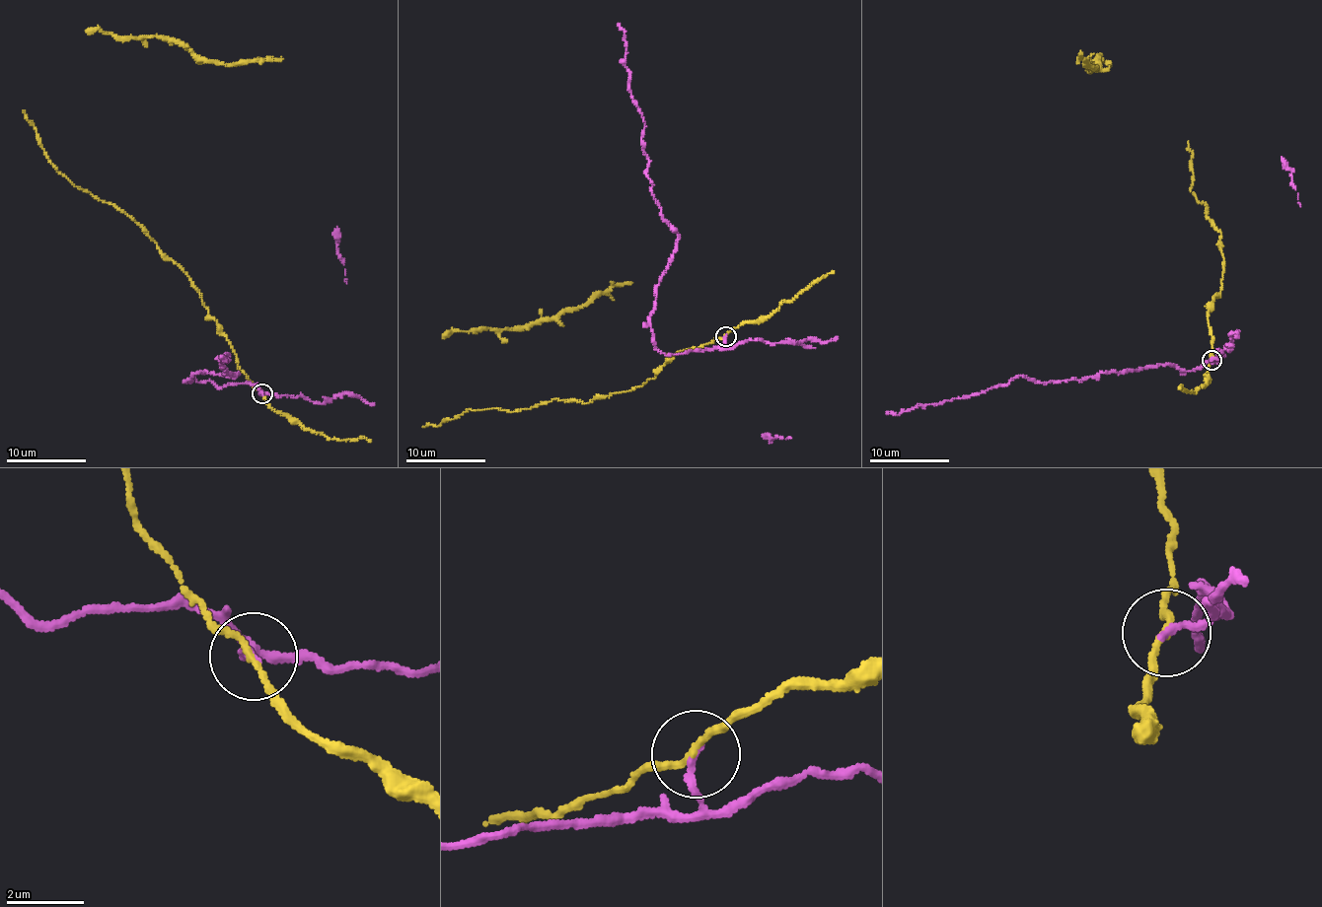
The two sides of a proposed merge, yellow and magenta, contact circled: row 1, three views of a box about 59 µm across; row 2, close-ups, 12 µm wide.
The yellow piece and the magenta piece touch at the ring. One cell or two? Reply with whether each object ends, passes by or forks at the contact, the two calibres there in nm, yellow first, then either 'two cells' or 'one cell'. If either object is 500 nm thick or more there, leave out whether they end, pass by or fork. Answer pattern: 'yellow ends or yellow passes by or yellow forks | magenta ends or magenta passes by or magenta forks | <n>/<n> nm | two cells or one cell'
yellow passes by | magenta ends | 150/200 nm | two cells

